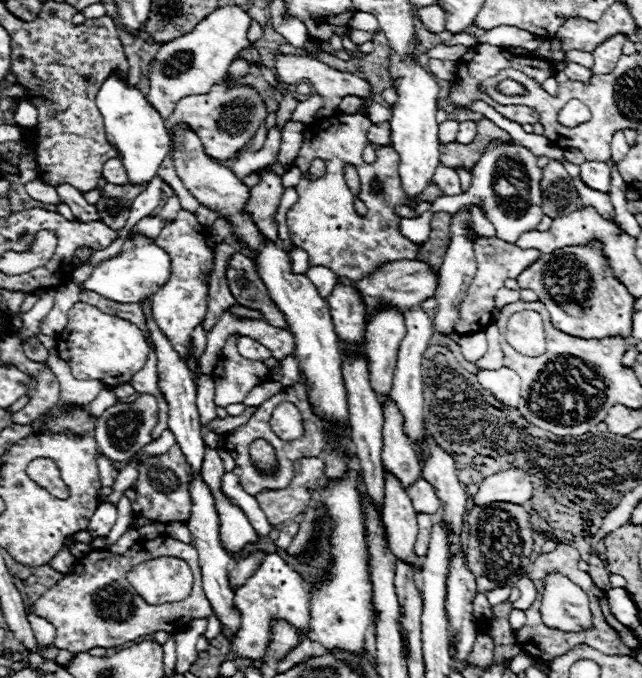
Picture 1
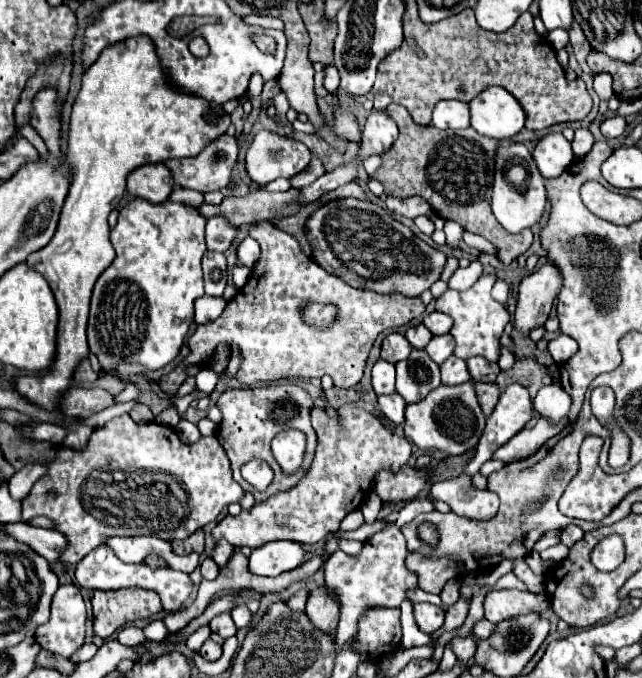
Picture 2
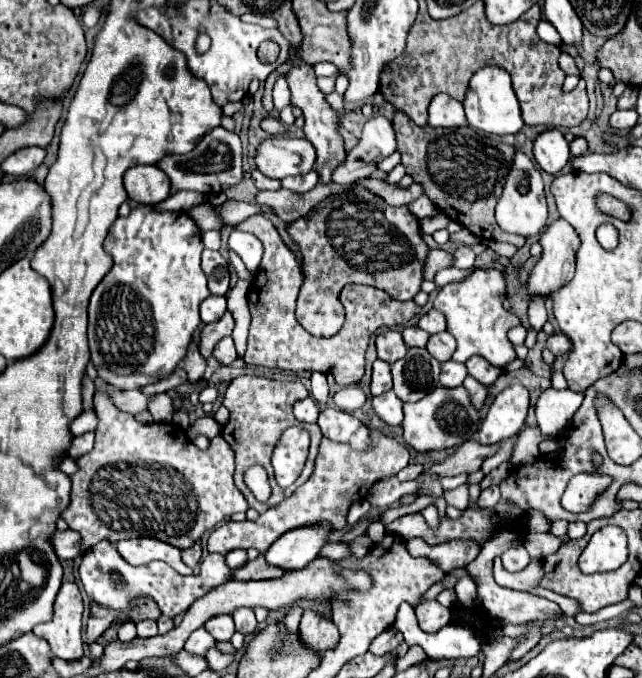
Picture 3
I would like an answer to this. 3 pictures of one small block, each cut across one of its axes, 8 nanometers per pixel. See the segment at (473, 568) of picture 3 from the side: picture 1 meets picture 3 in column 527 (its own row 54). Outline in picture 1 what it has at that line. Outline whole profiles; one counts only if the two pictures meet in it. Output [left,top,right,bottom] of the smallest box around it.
[592,36,624,74]

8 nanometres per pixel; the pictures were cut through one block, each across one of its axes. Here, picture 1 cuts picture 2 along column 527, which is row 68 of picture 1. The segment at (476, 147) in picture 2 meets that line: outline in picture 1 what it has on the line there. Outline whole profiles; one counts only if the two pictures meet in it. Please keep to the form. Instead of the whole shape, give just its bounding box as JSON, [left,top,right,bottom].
[226,58,250,84]

